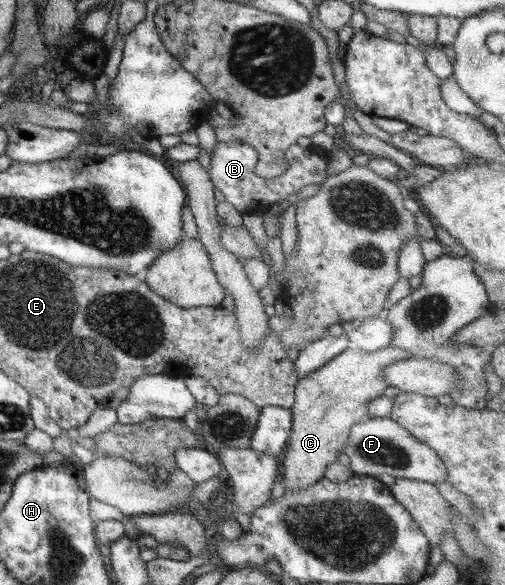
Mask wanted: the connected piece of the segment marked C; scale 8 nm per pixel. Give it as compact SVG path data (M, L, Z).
M389 346L376 352L347 349L317 371L299 378L295 386L294 404L289 409L291 433L285 459L281 463L287 491L306 489L324 477L325 468L343 453L351 427L369 420L369 401L383 396L387 388L385 367L393 365L393 361L409 358L413 358L413 354L399 346Z

